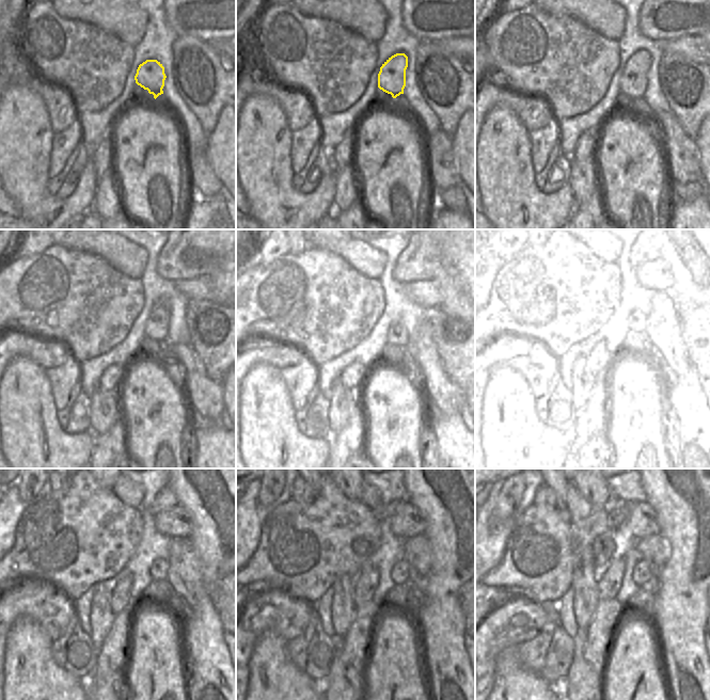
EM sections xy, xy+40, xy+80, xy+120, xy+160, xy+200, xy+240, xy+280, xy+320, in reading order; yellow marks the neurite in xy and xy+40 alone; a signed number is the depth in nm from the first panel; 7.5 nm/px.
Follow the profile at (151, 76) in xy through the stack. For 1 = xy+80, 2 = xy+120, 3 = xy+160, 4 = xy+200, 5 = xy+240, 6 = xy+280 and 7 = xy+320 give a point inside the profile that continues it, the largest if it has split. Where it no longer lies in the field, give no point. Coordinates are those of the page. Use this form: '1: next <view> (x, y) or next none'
1: next xy+80 (633, 81)
2: next xy+120 (157, 323)
3: next xy+160 (397, 334)
4: next xy+200 (637, 323)
5: next xy+240 (159, 570)
6: next xy+280 (399, 572)
7: next xy+320 (642, 575)

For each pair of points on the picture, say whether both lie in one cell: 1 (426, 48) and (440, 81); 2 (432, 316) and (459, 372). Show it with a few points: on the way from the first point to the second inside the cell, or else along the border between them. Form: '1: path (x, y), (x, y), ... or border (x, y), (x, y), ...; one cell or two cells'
1: path (430, 57), (439, 73); one cell
2: path (441, 330), (442, 337), (459, 355), (459, 359); one cell

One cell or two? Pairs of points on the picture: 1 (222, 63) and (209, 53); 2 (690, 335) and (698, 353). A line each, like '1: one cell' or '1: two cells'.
1: one cell
2: one cell

